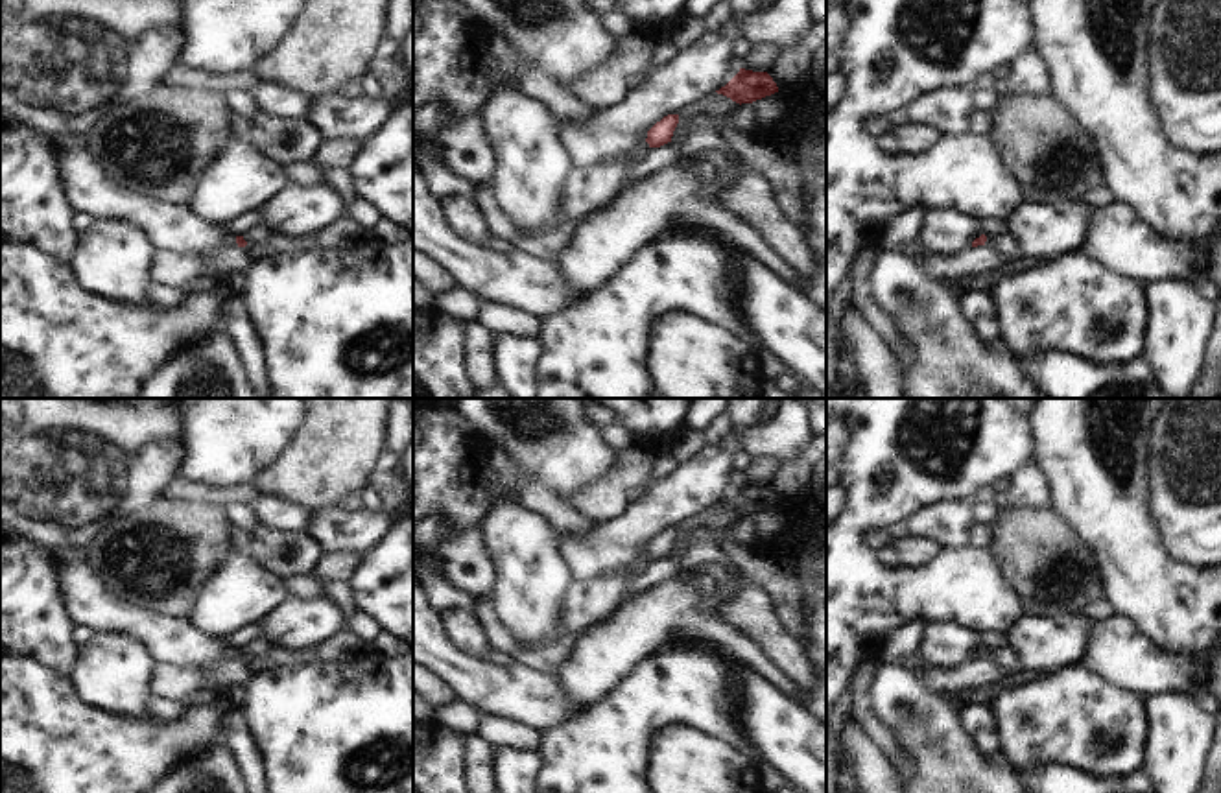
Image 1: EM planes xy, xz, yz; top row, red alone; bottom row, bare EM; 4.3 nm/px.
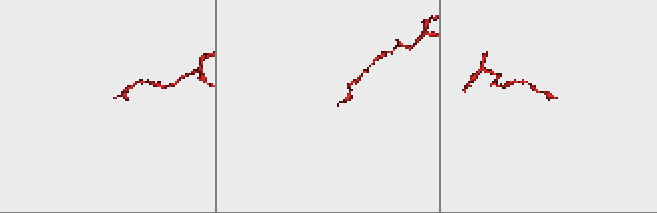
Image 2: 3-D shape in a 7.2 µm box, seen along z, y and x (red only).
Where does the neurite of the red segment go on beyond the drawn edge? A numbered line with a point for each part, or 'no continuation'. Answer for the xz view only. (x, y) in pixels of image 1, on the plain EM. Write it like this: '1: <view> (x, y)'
1: xz (642, 561)

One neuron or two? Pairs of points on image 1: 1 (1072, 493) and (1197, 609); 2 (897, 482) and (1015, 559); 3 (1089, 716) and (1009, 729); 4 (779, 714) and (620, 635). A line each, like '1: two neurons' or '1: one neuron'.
1: one neuron
2: two neurons
3: one neuron
4: two neurons

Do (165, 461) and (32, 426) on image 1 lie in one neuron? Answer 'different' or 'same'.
same

